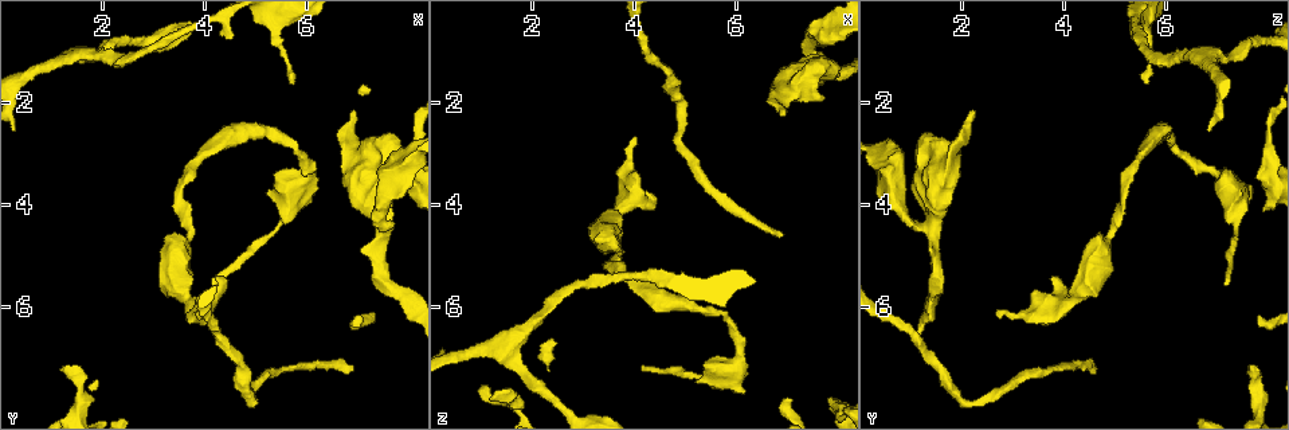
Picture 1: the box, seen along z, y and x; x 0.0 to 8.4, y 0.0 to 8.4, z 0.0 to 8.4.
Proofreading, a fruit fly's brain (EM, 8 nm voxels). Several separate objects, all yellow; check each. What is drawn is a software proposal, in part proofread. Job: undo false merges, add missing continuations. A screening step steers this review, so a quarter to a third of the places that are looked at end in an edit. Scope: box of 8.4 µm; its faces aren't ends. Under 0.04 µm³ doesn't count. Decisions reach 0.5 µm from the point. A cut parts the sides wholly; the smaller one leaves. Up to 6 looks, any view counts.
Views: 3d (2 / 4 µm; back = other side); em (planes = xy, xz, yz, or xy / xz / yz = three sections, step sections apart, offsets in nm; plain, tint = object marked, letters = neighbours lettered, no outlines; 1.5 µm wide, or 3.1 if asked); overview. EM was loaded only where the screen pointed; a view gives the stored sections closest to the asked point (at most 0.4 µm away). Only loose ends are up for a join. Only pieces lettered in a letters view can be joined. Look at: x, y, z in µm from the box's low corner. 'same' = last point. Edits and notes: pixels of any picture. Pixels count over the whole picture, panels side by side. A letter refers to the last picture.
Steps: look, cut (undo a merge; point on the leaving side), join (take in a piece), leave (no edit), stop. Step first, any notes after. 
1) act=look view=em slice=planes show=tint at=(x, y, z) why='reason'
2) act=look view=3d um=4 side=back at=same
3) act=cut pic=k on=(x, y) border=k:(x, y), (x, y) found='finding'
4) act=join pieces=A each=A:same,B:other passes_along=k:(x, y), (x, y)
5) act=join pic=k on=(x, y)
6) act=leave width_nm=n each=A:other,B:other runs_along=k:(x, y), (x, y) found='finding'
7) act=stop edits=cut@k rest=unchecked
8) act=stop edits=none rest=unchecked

act=look view=3d um=4 at=(1.55, 1.00, 6.75) why='three arms meet'

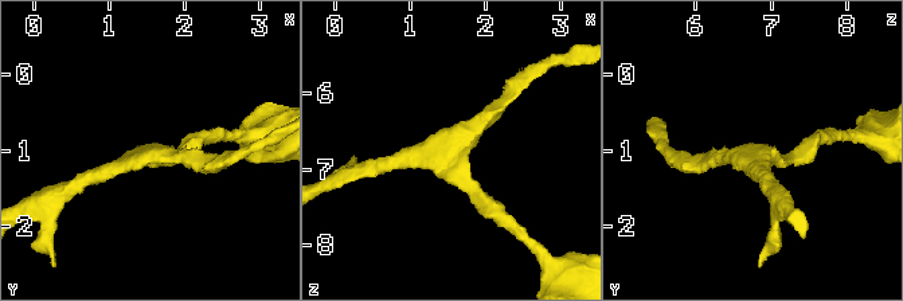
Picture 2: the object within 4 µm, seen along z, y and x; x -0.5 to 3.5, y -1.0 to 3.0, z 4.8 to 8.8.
act=look view=em slice=planes show=letters at=(1.60, 1.00, 6.80) arms=3 arm_widths_nm=190,200,200 why='shape alone is not enough'

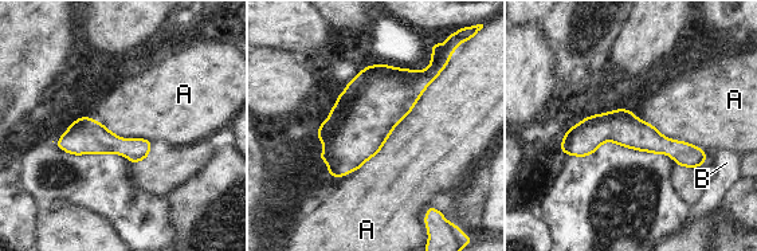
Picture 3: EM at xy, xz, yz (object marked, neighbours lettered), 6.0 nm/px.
act=leave each=A:other,B:other border=3:(446, 67), (384, 145), (336, 179) found='all the same neuron'

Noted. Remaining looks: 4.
act=look view=em slice=planes show=letters at=(6.90, 7.25, 4.65) why='tapers out'

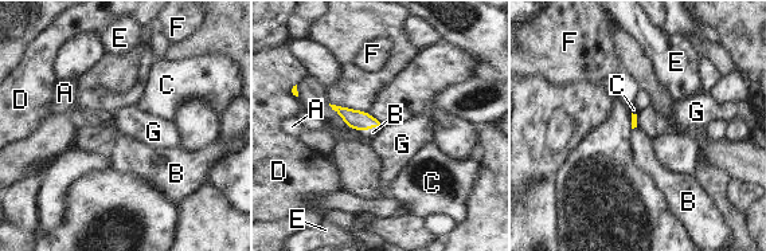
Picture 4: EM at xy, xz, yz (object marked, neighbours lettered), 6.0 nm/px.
act=join pieces=B each=A:other,B:same,C:other,D:other,E:other,F:other,G:other passes_along=4:(359, 120), (370, 128), (372, 132) found='the neuron continues'

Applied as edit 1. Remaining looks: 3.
act=look view=em slice=planes show=letters at=(3.95, 6.20, 2.75) why='an open end'

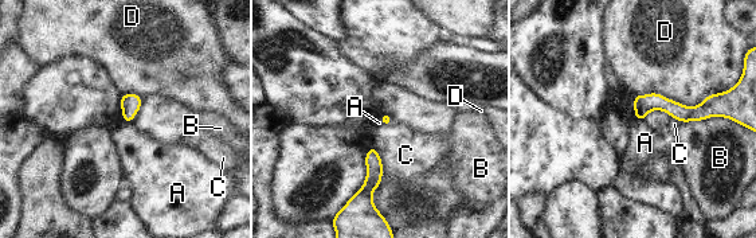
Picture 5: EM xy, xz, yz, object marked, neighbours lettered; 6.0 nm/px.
act=leave each=A:other,B:other,C:other,D:other found='none of them fits'

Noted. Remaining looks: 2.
act=stop edits=join@4 rest=unchecked

